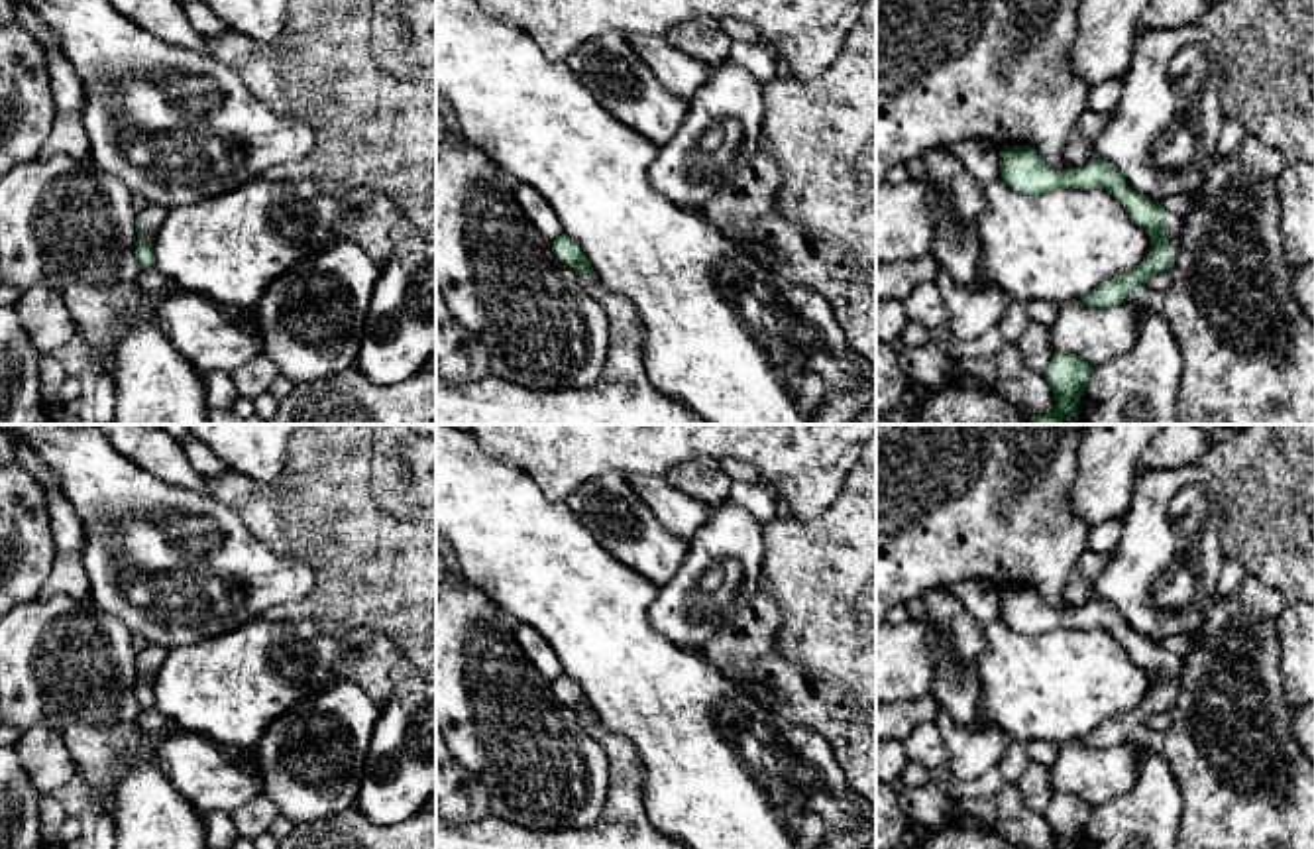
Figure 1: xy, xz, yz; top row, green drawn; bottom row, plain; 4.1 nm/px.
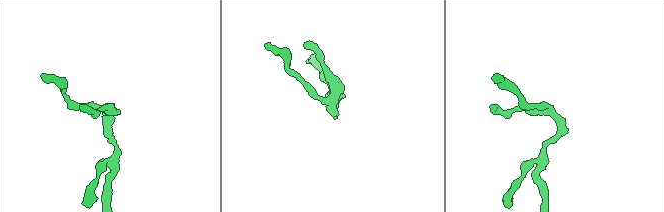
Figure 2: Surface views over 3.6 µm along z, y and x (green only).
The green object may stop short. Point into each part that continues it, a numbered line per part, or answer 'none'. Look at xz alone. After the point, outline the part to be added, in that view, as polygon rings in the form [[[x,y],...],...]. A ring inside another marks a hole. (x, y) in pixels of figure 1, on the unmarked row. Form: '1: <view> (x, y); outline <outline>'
1: xz (623, 824); outline [[[595,711],[577,717],[605,749],[613,772],[593,825],[536,831],[491,814],[477,821],[452,821],[436,814],[436,849],[685,849],[652,827],[644,806],[644,768],[630,741],[607,729]]]

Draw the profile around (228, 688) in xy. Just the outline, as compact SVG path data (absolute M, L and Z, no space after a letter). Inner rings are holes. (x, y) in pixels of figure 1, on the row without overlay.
M263 615L196 645L171 649L153 680L155 708L175 729L202 735L220 749L253 751L271 721L334 684L344 674L340 660L354 651L316 621L287 623Z

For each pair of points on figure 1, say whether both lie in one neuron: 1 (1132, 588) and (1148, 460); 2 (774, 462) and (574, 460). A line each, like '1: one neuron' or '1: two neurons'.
1: two neurons
2: one neuron

